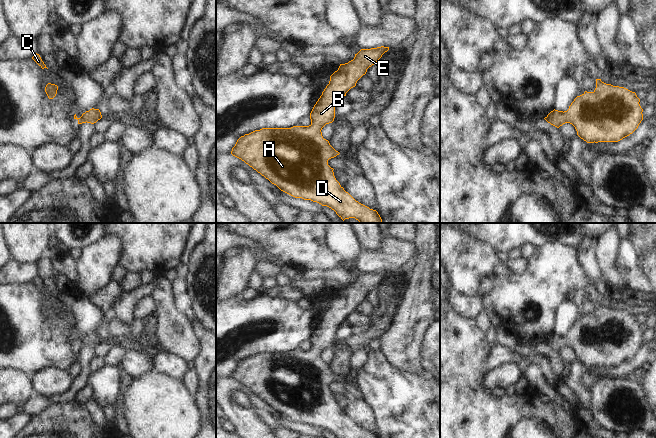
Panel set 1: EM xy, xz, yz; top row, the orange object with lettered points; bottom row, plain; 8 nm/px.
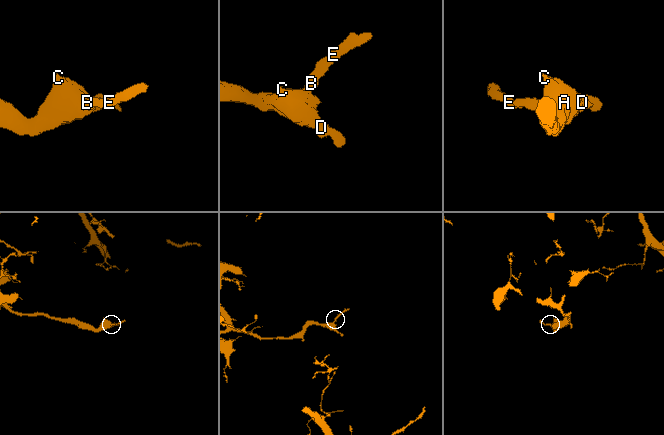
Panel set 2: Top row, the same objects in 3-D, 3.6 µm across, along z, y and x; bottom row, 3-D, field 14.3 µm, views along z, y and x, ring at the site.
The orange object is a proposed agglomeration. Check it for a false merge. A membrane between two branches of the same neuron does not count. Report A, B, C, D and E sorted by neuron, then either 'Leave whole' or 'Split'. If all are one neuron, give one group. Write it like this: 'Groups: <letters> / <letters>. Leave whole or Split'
Groups: A B C D E. Leave whole.

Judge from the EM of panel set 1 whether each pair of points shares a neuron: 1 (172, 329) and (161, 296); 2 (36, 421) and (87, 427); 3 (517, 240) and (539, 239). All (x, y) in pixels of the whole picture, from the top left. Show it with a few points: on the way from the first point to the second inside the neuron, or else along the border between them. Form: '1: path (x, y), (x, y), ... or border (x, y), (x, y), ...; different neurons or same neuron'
1: path (170, 321), (163, 304); same neuron
2: path (49, 421), (74, 421); same neuron
3: path (522, 239), (534, 239); same neuron

